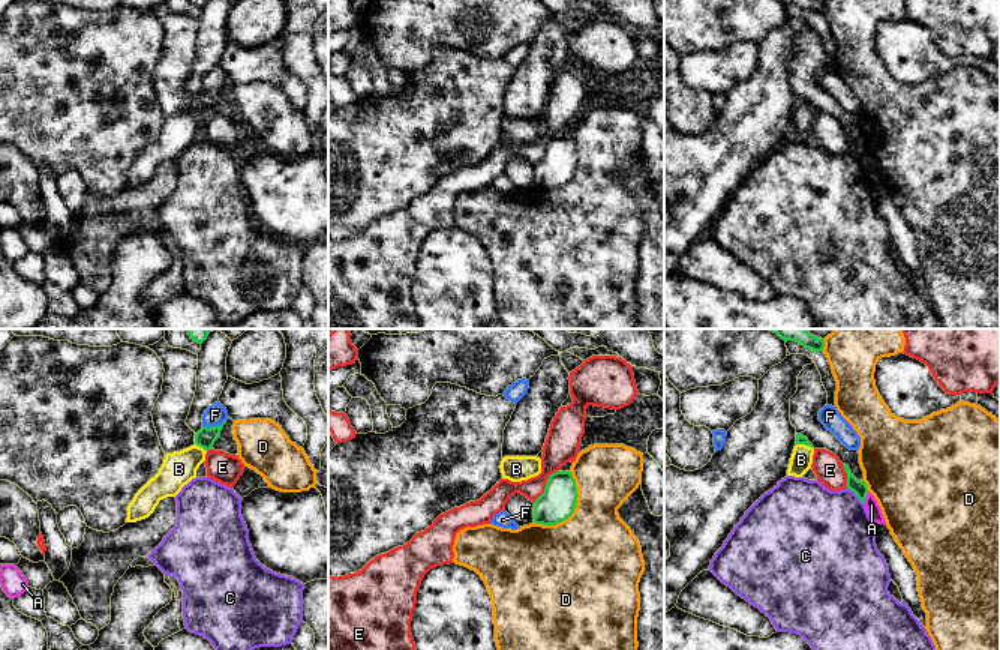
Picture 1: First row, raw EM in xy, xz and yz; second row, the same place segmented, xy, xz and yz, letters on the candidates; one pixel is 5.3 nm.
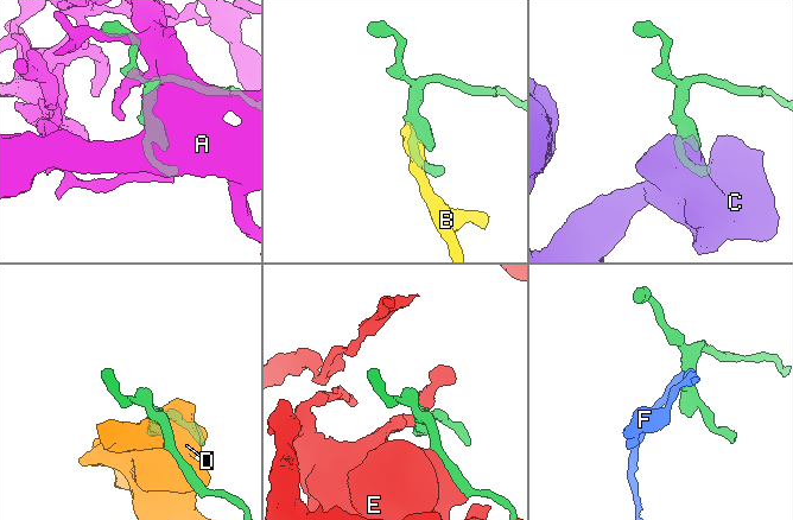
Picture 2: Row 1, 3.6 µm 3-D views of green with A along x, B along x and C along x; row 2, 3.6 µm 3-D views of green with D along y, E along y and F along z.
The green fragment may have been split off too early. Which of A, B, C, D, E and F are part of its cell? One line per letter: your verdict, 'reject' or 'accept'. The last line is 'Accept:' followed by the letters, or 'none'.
A: reject
B: accept
C: reject
D: reject
E: reject
F: reject
Accept: B

